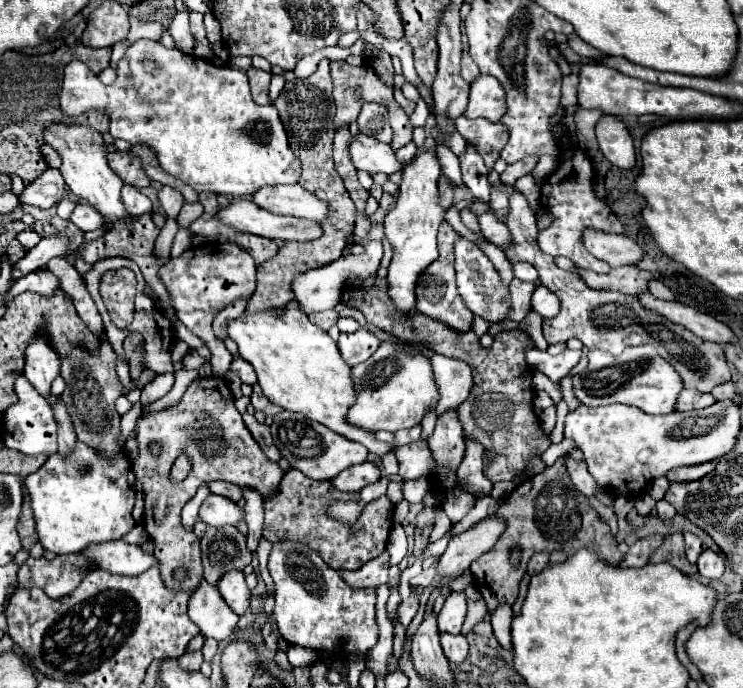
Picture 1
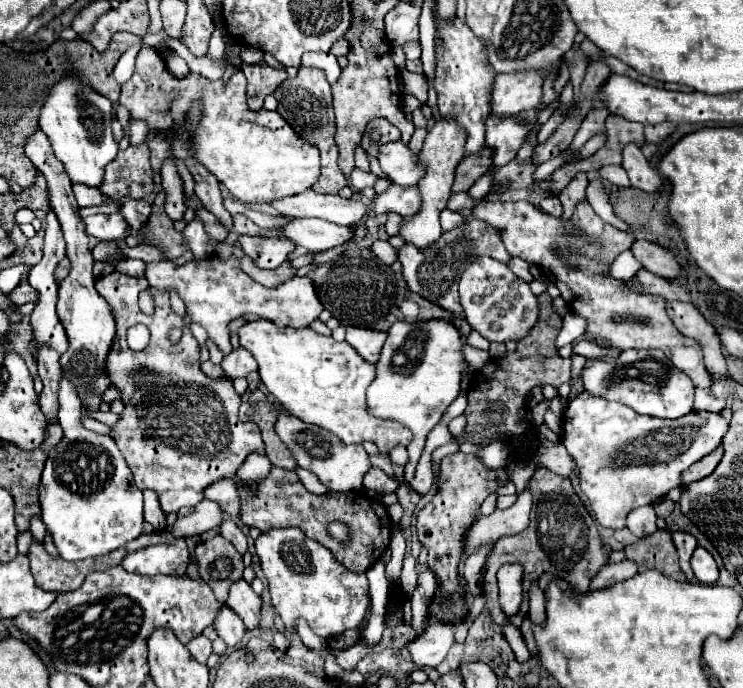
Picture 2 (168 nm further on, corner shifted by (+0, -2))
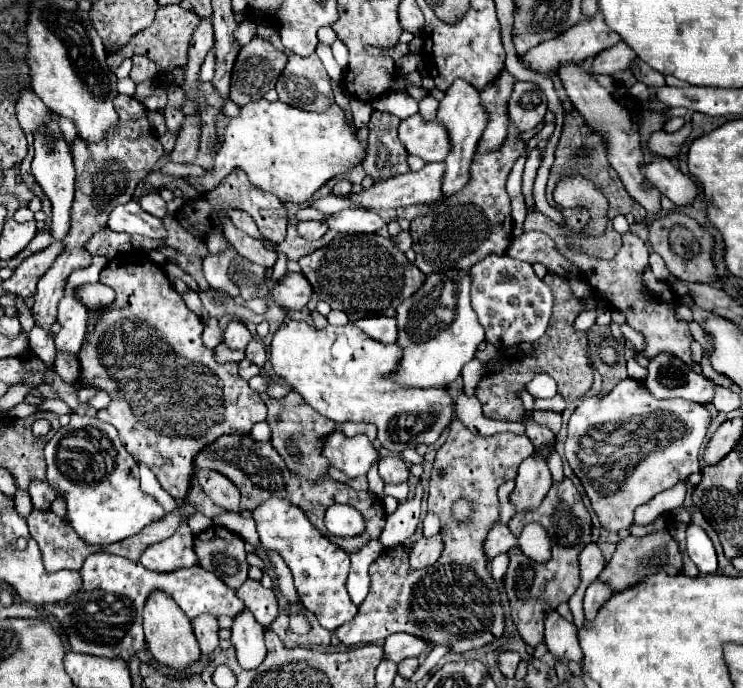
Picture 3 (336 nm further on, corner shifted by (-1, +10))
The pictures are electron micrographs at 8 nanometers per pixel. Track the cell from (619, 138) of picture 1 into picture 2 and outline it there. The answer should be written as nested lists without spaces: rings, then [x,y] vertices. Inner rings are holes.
[[[628,144],[622,152],[624,162],[622,168],[628,172],[630,182],[634,188],[644,190],[644,192],[658,192],[664,186],[664,178],[660,176],[658,170],[650,166],[650,162],[644,158],[642,150],[636,144]]]

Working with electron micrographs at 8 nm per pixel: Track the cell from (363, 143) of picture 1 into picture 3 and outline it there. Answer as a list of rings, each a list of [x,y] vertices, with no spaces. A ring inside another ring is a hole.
[[[419,114],[401,120],[399,140],[407,154],[419,156],[425,162],[441,162],[449,154],[445,128],[437,122],[423,122]]]

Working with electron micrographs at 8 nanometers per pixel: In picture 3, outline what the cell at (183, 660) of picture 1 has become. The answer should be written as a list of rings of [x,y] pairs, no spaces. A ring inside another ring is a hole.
[[[203,614],[203,616],[197,616],[191,620],[191,626],[193,626],[193,632],[199,640],[199,646],[201,646],[201,652],[203,654],[211,654],[217,646],[219,646],[219,636],[217,636],[217,618],[211,616],[211,614]]]

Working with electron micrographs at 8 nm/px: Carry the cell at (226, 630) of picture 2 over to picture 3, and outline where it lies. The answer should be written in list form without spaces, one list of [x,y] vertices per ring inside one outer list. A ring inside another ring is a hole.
[[[249,610],[241,612],[241,616],[233,618],[231,626],[231,642],[237,650],[237,660],[243,668],[253,670],[265,660],[265,644],[263,644],[265,628],[257,624]]]

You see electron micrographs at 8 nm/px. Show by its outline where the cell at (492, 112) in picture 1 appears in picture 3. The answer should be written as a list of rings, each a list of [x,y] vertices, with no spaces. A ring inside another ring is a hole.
[[[597,12],[591,20],[583,20],[583,22],[575,24],[573,28],[569,28],[567,32],[559,34],[557,38],[547,40],[547,42],[543,42],[543,44],[531,48],[531,52],[519,56],[519,62],[521,62],[525,68],[529,68],[529,70],[533,70],[535,74],[539,74],[539,76],[553,78],[553,76],[557,76],[559,68],[563,68],[563,66],[567,66],[567,64],[579,64],[579,62],[583,62],[585,58],[591,58],[591,56],[599,54],[601,50],[615,46],[619,40],[621,40],[621,38],[619,38],[611,28],[607,28],[607,24],[603,22],[603,16]]]

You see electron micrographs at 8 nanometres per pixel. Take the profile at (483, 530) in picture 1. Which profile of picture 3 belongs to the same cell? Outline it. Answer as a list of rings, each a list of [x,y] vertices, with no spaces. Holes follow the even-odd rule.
[[[541,450],[535,452],[535,456],[521,462],[517,474],[517,486],[511,494],[511,504],[517,512],[535,510],[535,506],[539,506],[543,496],[547,494],[551,486],[551,472],[545,464],[547,454],[549,454],[547,450]]]

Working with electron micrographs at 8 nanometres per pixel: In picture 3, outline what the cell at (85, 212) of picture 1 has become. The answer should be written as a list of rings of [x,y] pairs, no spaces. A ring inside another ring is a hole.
[[[135,200],[115,206],[109,214],[107,228],[111,228],[113,232],[141,234],[141,236],[155,238],[155,240],[165,240],[165,236],[167,236],[161,220],[147,214],[145,210],[141,210],[141,206]]]

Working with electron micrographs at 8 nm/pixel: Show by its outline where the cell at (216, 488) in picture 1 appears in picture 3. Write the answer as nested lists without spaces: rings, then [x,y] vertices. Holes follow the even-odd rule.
[[[205,468],[205,470],[197,470],[195,478],[201,484],[201,488],[205,490],[205,494],[217,506],[229,512],[239,512],[239,490],[235,488],[235,484],[231,484],[231,480],[227,480],[227,476]]]

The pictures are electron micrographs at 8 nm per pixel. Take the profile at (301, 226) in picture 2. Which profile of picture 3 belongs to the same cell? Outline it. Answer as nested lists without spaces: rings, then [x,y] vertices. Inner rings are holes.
[[[347,208],[337,214],[329,214],[321,222],[327,224],[329,230],[361,232],[361,234],[371,234],[371,232],[377,232],[381,226],[385,226],[385,220],[381,220],[379,214],[369,210],[359,210],[359,208]]]

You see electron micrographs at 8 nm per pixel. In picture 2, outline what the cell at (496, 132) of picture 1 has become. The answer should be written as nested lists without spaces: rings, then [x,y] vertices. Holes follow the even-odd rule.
[[[524,110],[516,116],[490,116],[486,120],[486,144],[494,150],[494,168],[516,158],[528,132],[536,122],[536,110]]]

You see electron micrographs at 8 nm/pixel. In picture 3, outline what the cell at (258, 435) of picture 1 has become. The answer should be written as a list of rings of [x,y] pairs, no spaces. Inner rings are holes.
[[[261,392],[259,398],[265,402],[265,406],[269,410],[267,424],[271,426],[271,444],[281,454],[285,464],[307,480],[321,478],[325,474],[325,468],[329,466],[329,462],[319,452],[319,440],[335,430],[335,422],[331,422],[325,416],[321,416],[319,412],[315,412],[297,392],[289,392],[285,398],[279,398],[279,400]],[[287,444],[295,444],[295,448],[299,452],[299,460],[295,460],[295,456],[291,456],[291,452],[287,452]]]

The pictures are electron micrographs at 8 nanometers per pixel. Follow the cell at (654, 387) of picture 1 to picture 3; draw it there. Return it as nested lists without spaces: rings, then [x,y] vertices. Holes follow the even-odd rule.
[[[669,352],[649,358],[643,386],[655,398],[685,398],[699,404],[709,404],[713,398],[713,382],[691,370],[683,360]]]

